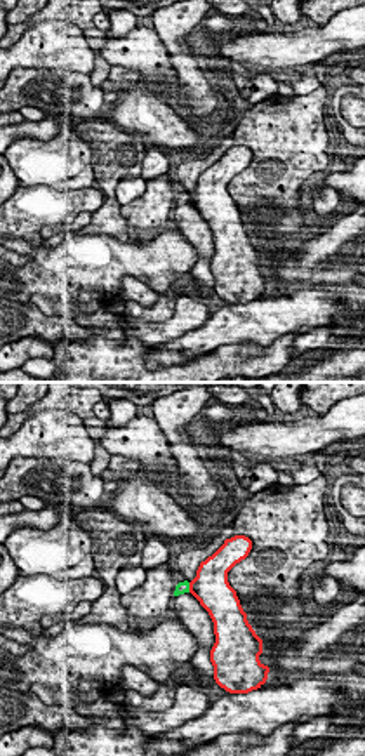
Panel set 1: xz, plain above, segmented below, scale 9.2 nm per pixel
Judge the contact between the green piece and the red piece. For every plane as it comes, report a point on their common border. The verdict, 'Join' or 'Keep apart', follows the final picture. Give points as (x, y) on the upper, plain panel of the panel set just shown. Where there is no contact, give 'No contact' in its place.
Touches green at (188, 198)

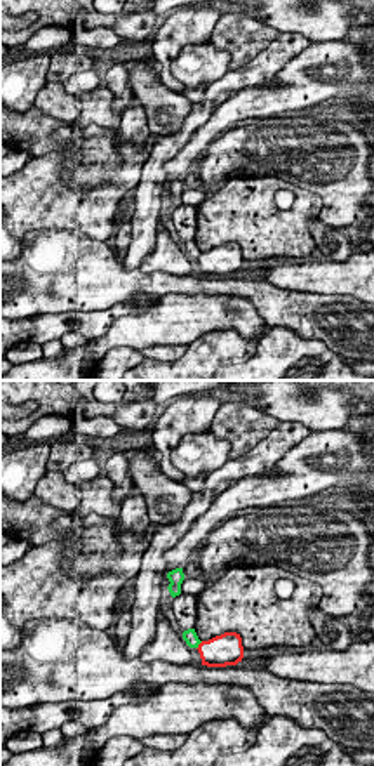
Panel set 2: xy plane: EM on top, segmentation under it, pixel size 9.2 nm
Touches green at (199, 254)

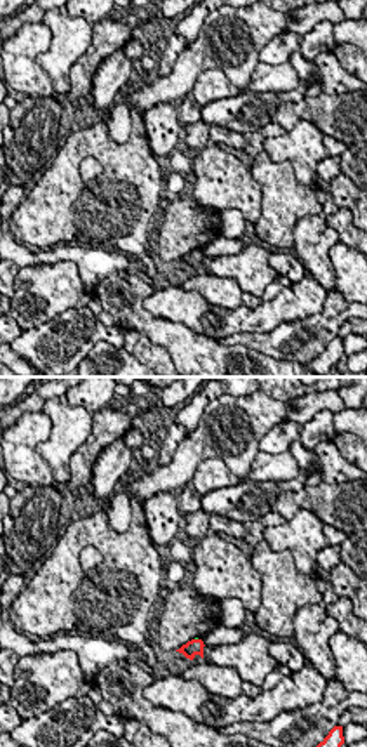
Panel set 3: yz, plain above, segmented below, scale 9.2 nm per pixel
No contact

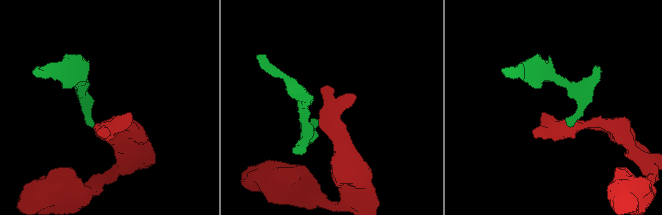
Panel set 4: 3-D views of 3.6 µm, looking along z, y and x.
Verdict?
Keep apart

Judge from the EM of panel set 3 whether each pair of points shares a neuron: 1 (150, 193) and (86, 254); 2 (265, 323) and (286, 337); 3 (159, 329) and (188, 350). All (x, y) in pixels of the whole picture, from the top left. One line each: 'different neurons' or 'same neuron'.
1: different neurons
2: different neurons
3: same neuron

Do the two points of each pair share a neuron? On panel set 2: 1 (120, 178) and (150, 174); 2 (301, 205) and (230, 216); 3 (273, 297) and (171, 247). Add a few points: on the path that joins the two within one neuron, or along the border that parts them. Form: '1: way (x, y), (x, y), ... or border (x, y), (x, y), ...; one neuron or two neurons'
1: border (150, 148), (150, 157), (143, 165), (136, 188); two neurons
2: way (284, 217), (247, 216); one neuron
3: border (148, 273), (190, 275); two neurons

